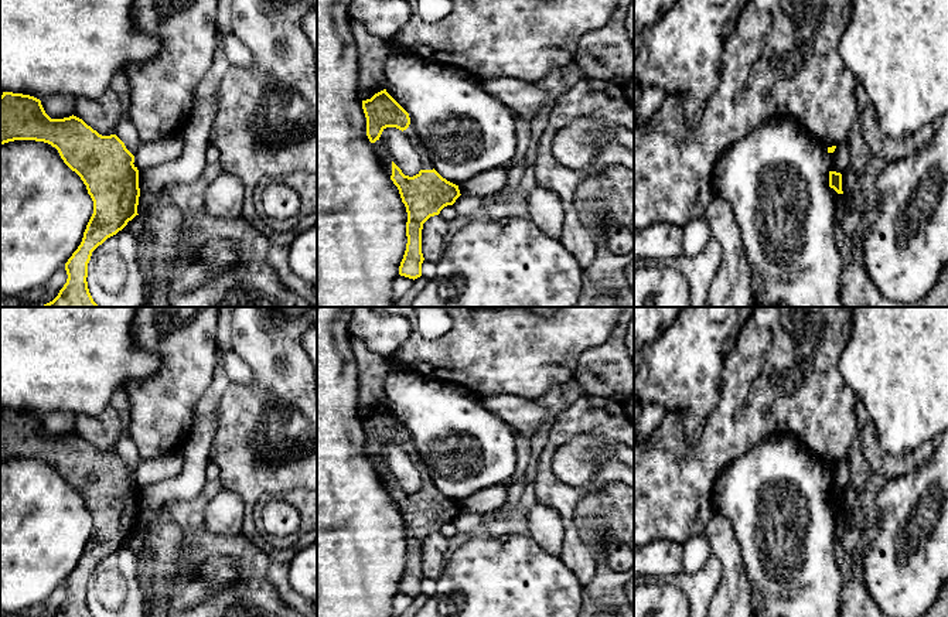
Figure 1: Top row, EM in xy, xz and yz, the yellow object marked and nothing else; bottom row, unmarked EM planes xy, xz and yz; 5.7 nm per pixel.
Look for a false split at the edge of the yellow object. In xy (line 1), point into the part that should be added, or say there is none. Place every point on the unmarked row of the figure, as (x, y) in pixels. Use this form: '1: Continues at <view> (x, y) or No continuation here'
1: No continuation here

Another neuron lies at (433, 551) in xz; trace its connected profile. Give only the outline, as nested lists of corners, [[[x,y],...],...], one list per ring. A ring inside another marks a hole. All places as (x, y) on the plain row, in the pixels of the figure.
[[[440,532],[430,534],[422,546],[422,570],[424,577],[437,580],[444,567],[449,539]]]

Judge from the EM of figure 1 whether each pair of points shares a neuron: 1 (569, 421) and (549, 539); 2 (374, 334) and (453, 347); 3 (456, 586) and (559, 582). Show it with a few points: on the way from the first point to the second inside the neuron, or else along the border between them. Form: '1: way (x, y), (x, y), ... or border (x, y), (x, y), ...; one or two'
1: border (535, 500), (551, 507), (559, 517), (562, 542); two
2: border (411, 321), (411, 334), (389, 357); two
3: way (481, 586), (534, 586); one

